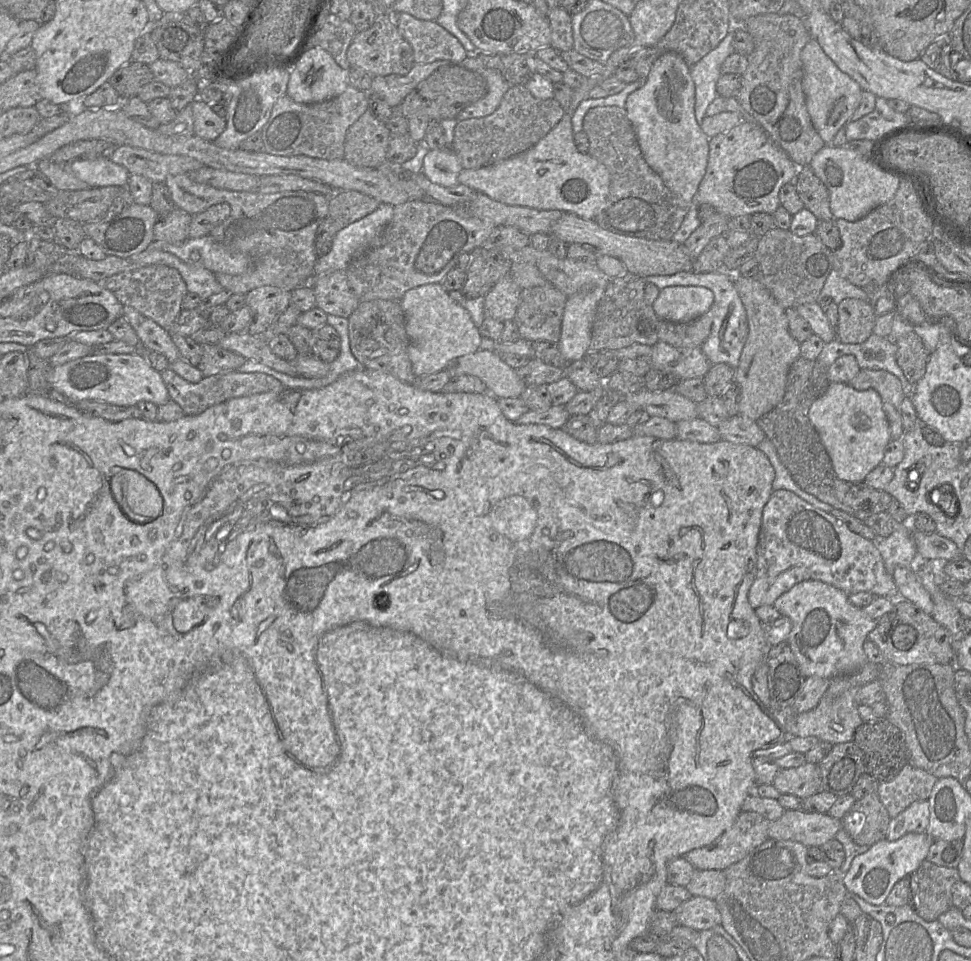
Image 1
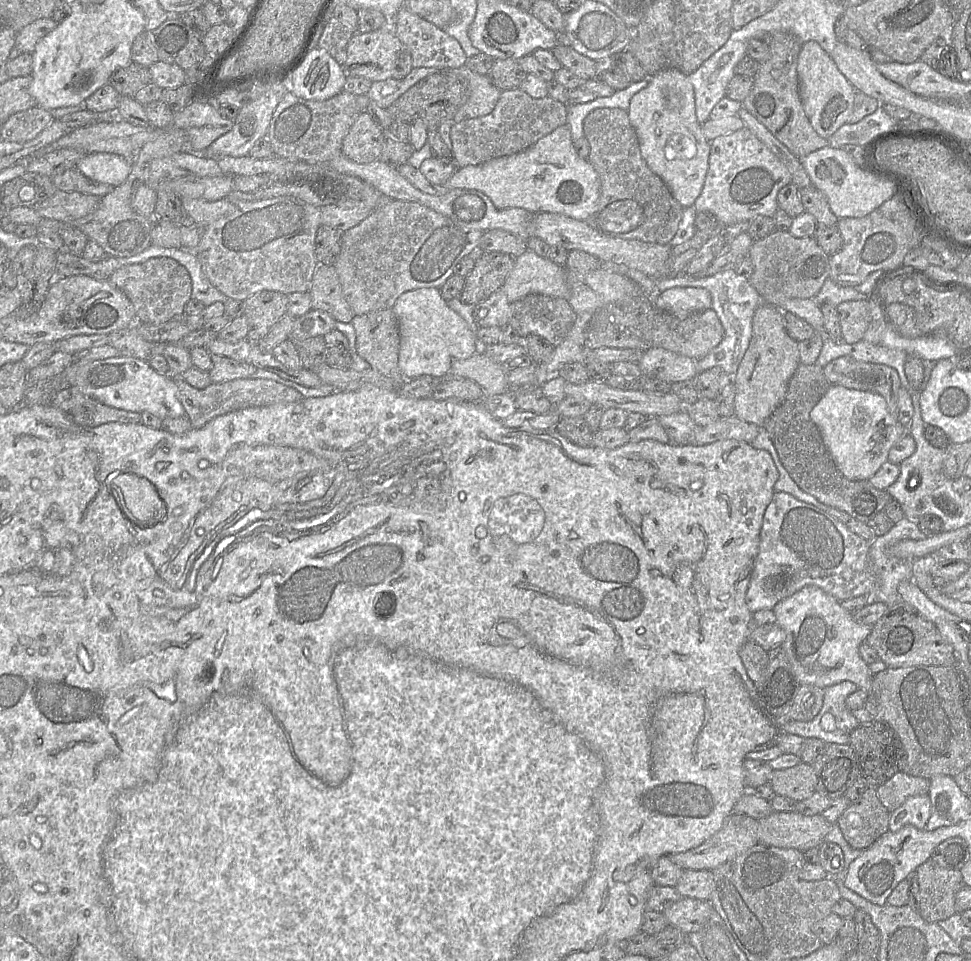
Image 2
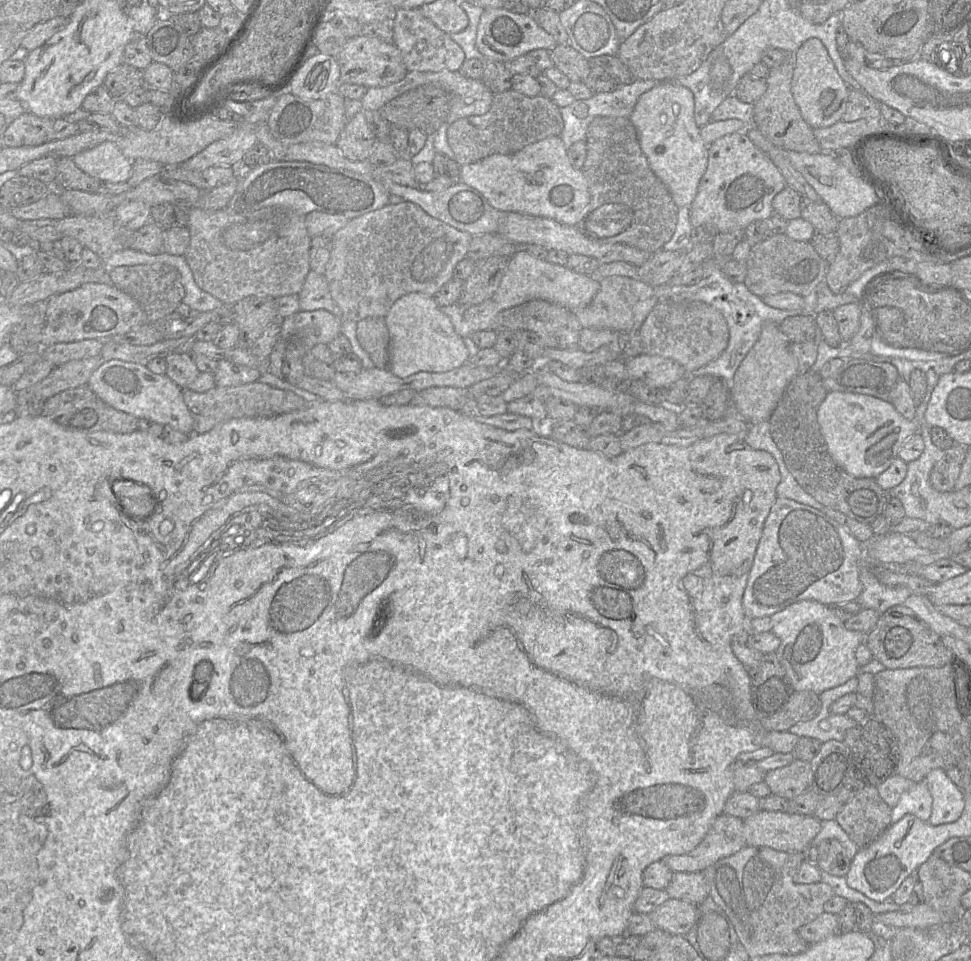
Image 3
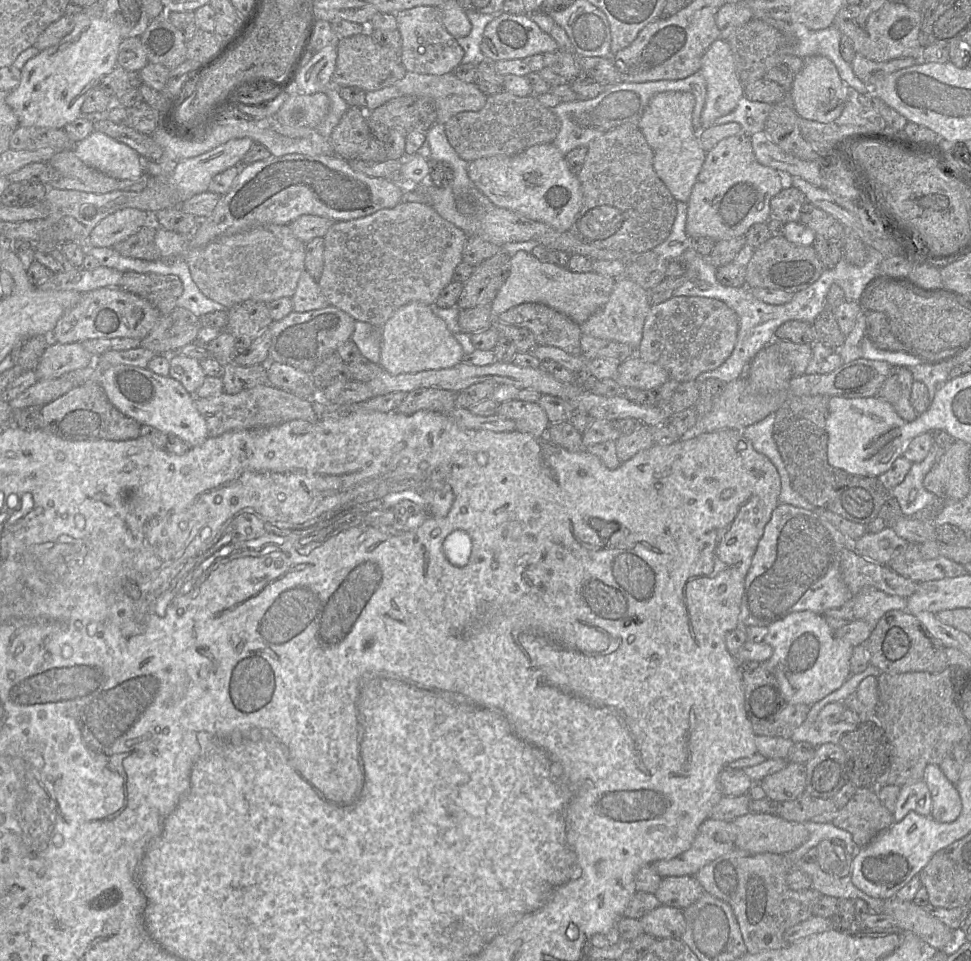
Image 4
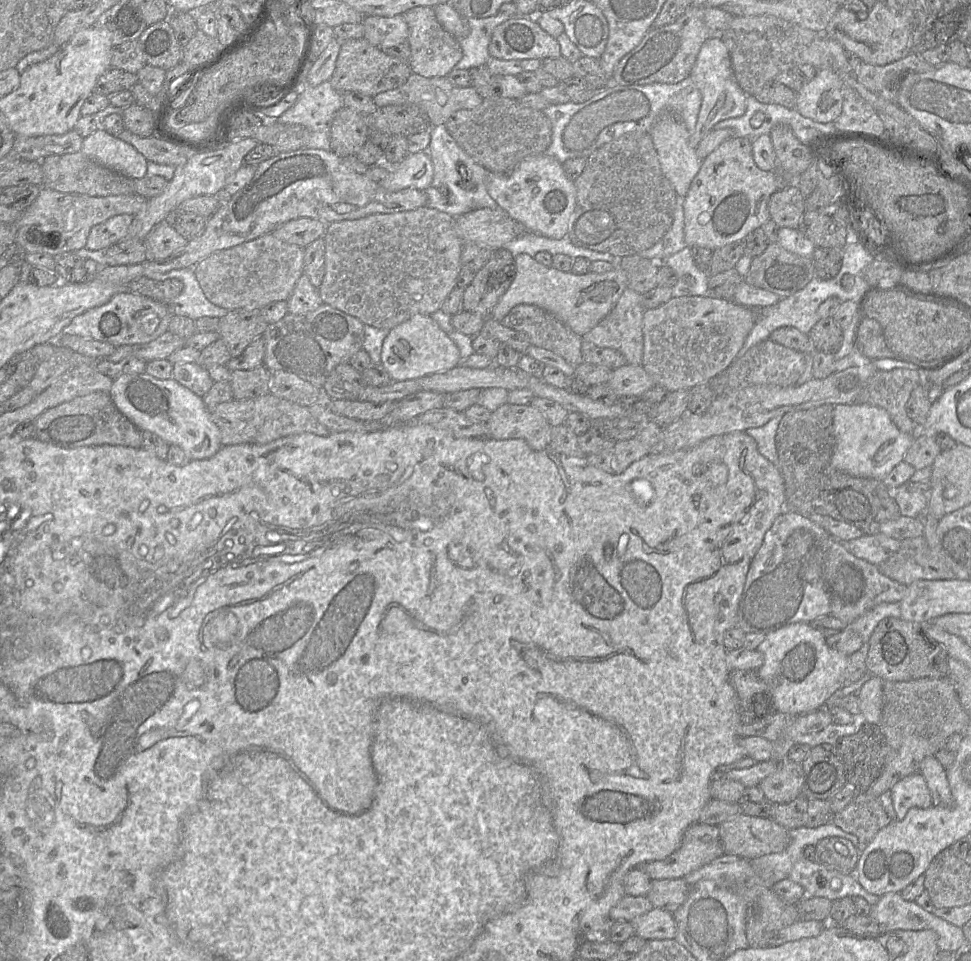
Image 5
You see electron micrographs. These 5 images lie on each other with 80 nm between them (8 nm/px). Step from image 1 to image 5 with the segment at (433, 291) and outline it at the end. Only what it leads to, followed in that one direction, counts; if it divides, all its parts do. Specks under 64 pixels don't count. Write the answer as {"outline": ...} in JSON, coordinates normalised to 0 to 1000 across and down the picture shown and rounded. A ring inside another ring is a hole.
{"outline":[[[428,327],[404,341],[394,355],[392,378],[405,398],[459,387],[475,377],[471,359],[443,328]]]}

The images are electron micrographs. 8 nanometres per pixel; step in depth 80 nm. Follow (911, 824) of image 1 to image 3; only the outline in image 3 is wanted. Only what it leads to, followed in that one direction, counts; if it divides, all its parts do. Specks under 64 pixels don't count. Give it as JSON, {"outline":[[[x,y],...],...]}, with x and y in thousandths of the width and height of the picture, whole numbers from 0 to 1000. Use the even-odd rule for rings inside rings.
{"outline":[[[953,813],[943,814],[930,824],[924,838],[918,844],[918,857],[924,856],[932,848],[938,847],[955,855],[959,848],[960,828]]]}

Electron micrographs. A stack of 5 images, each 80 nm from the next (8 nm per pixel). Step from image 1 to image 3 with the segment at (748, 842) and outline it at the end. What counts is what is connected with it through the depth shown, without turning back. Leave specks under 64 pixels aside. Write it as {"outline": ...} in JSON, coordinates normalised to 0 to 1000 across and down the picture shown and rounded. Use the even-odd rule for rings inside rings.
{"outline":[[[744,846],[714,884],[702,890],[687,890],[681,896],[693,908],[723,907],[739,895],[759,888],[767,880],[765,852]]]}

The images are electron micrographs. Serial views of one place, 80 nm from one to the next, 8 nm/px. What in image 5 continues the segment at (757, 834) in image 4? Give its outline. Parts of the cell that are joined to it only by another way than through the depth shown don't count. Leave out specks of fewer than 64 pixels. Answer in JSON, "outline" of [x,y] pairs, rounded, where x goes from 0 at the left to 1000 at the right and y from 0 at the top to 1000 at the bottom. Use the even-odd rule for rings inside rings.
{"outline":[[[761,846],[739,860],[746,889],[769,895],[802,888],[814,876],[812,863],[792,850]]]}

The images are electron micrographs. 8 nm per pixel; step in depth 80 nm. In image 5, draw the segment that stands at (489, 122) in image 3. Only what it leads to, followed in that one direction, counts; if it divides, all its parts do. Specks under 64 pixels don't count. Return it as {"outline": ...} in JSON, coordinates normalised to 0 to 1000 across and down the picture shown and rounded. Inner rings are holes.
{"outline":[[[519,100],[503,101],[491,112],[470,116],[460,125],[458,131],[471,150],[490,169],[503,178],[514,180],[525,179],[543,162],[561,159],[568,147],[567,126],[559,116],[539,110],[535,103]]]}

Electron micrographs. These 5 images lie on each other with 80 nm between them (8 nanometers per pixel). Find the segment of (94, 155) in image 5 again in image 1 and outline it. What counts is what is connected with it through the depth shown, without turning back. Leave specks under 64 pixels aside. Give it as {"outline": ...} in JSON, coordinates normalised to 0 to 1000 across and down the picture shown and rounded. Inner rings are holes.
{"outline":[[[101,163],[92,166],[76,166],[72,175],[77,183],[89,189],[93,196],[130,195],[134,180],[110,163]]]}

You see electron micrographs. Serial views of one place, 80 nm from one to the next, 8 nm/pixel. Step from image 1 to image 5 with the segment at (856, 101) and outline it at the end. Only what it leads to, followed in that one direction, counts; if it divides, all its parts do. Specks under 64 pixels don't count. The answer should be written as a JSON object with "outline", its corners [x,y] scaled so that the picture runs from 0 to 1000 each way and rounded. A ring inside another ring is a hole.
{"outline":[[[842,72],[839,80],[827,86],[820,99],[819,113],[826,121],[847,128],[859,127],[867,118],[869,85],[864,76],[856,72]]]}

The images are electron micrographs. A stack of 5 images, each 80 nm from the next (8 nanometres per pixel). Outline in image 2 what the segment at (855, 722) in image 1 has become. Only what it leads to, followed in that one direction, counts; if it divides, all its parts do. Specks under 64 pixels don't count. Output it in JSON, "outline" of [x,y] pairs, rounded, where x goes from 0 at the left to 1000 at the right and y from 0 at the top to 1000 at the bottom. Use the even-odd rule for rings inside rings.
{"outline":[[[867,709],[849,716],[848,734],[841,745],[834,750],[814,750],[805,755],[806,763],[823,765],[828,768],[841,768],[850,773],[873,774],[875,763],[886,754],[871,736],[871,726],[884,715],[875,709]]]}

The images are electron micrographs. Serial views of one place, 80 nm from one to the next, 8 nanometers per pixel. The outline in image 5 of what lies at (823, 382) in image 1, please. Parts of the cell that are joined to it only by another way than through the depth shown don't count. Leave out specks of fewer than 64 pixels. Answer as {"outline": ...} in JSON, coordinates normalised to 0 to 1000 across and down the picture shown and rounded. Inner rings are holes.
{"outline":[[[848,420],[833,426],[812,429],[804,435],[798,459],[804,482],[804,493],[807,498],[809,530],[818,531],[826,536],[855,537],[888,550],[900,542],[909,521],[917,517],[916,509],[907,499],[877,495],[857,485],[856,477],[860,467],[858,430],[858,421]]]}

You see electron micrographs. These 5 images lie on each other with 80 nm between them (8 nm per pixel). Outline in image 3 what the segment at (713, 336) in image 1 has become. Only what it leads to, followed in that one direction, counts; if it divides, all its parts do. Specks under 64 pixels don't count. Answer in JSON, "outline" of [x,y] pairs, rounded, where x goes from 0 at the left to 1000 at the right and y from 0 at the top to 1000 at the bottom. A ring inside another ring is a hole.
{"outline":[[[736,279],[731,287],[723,290],[715,297],[701,297],[677,299],[680,312],[690,312],[691,309],[699,307],[694,314],[722,313],[738,322],[747,331],[751,341],[751,357],[745,367],[735,376],[716,385],[711,391],[733,391],[743,394],[749,400],[754,399],[756,390],[769,370],[770,366],[781,355],[786,340],[791,336],[803,338],[809,331],[815,329],[839,329],[841,316],[841,302],[838,302],[828,310],[828,319],[824,323],[803,323],[791,318],[785,310],[775,306],[765,294],[753,293],[743,282]]]}

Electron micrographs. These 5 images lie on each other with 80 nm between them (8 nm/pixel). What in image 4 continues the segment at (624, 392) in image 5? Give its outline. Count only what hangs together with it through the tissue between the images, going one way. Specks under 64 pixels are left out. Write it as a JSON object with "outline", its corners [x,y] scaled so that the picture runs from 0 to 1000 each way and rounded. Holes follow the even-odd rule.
{"outline":[[[656,369],[637,379],[634,396],[643,404],[674,406],[690,394],[683,383],[662,376]]]}

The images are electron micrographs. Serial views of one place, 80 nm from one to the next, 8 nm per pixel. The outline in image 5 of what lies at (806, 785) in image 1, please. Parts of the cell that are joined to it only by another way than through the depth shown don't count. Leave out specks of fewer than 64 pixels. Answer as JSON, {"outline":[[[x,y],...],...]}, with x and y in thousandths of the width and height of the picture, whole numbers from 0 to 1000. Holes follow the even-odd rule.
{"outline":[[[807,791],[801,800],[780,817],[794,836],[809,837],[826,827],[828,801],[825,794]]]}

